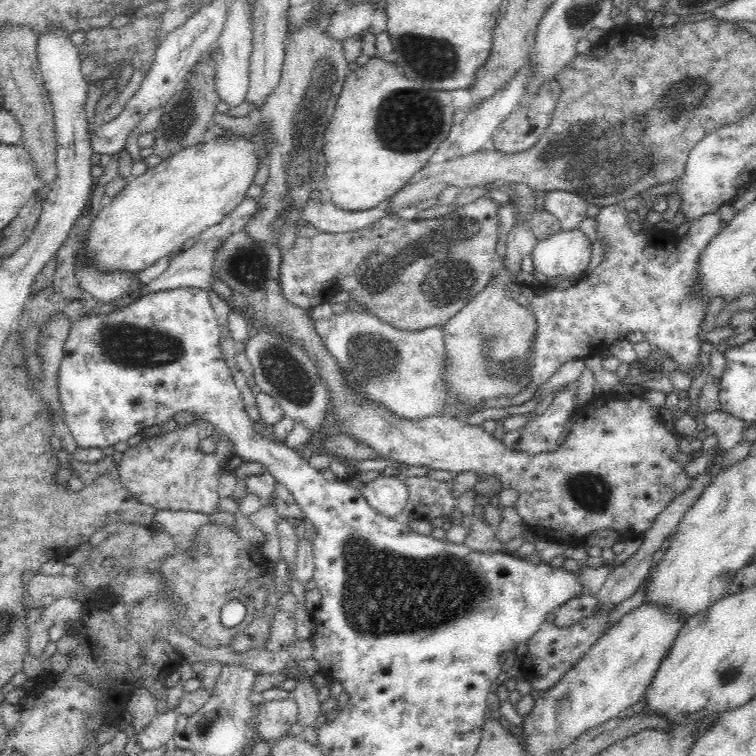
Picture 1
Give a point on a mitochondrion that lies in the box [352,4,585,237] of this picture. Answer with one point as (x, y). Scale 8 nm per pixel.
(410, 119)

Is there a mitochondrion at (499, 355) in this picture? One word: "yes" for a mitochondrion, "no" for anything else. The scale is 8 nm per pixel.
yes

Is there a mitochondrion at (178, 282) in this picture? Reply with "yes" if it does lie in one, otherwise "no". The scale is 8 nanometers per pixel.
no

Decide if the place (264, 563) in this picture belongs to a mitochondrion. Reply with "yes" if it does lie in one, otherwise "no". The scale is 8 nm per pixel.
no

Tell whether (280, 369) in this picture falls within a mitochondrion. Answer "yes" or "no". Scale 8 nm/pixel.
yes

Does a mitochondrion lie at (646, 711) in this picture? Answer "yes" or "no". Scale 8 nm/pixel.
no

